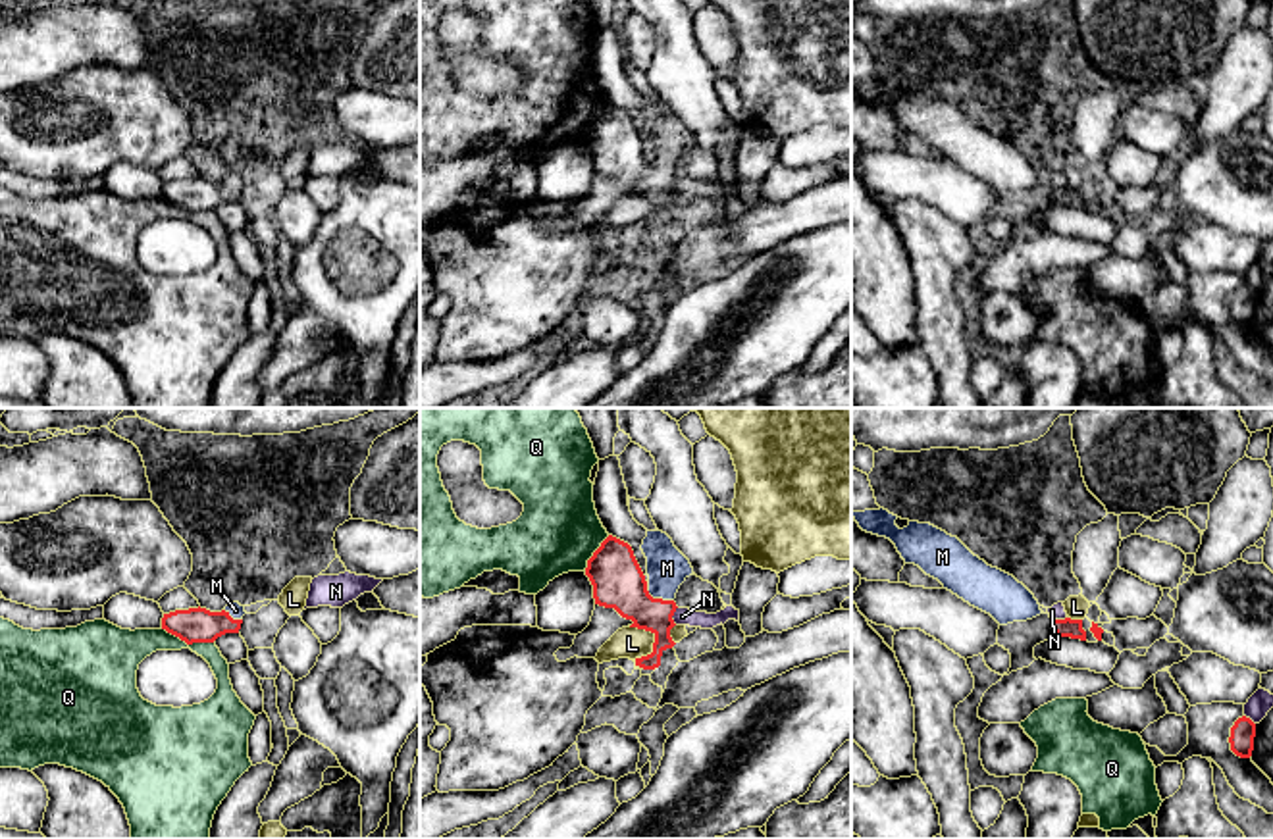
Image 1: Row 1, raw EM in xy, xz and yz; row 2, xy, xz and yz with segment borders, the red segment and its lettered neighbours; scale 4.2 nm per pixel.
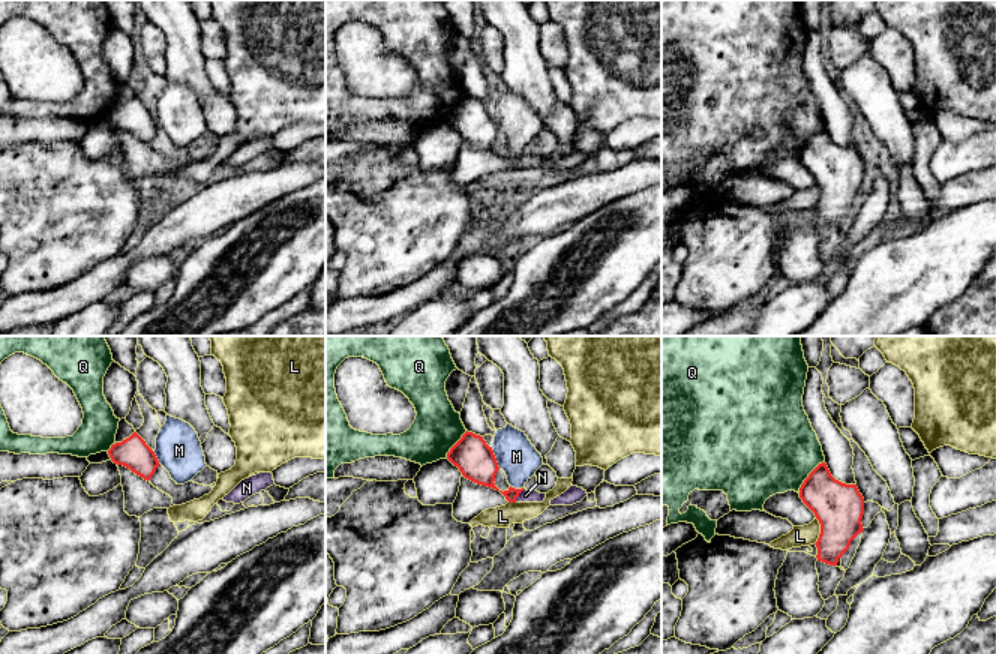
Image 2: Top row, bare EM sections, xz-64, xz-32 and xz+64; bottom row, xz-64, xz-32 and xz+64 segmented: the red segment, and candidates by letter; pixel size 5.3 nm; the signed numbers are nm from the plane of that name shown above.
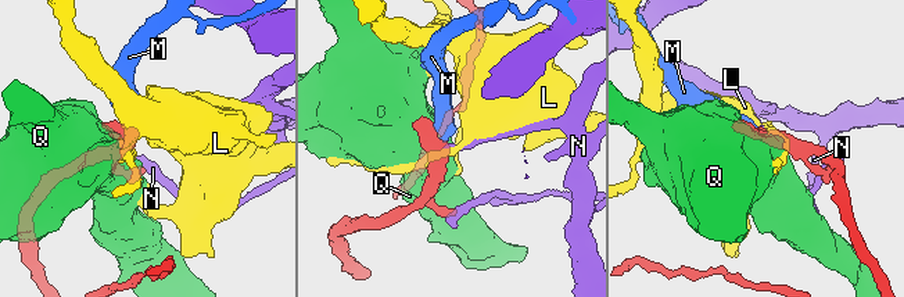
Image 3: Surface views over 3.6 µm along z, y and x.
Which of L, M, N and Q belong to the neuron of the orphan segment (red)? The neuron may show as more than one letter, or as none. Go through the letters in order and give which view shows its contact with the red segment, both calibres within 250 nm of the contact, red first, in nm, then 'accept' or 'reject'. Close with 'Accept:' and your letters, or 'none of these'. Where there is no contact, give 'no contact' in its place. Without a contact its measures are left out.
L: xz | 220/130 nm | reject
M: xz | 220/170 nm | accept
N: yz | 80/60 nm | reject
Q: xy | 140/160 nm | reject
Accept: M

